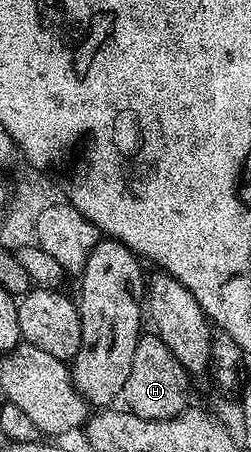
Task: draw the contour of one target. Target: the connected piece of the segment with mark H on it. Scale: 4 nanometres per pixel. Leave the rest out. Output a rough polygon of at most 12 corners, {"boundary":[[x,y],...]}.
{"boundary":[[157,333],[138,338],[121,400],[140,419],[188,407],[191,374]]}

